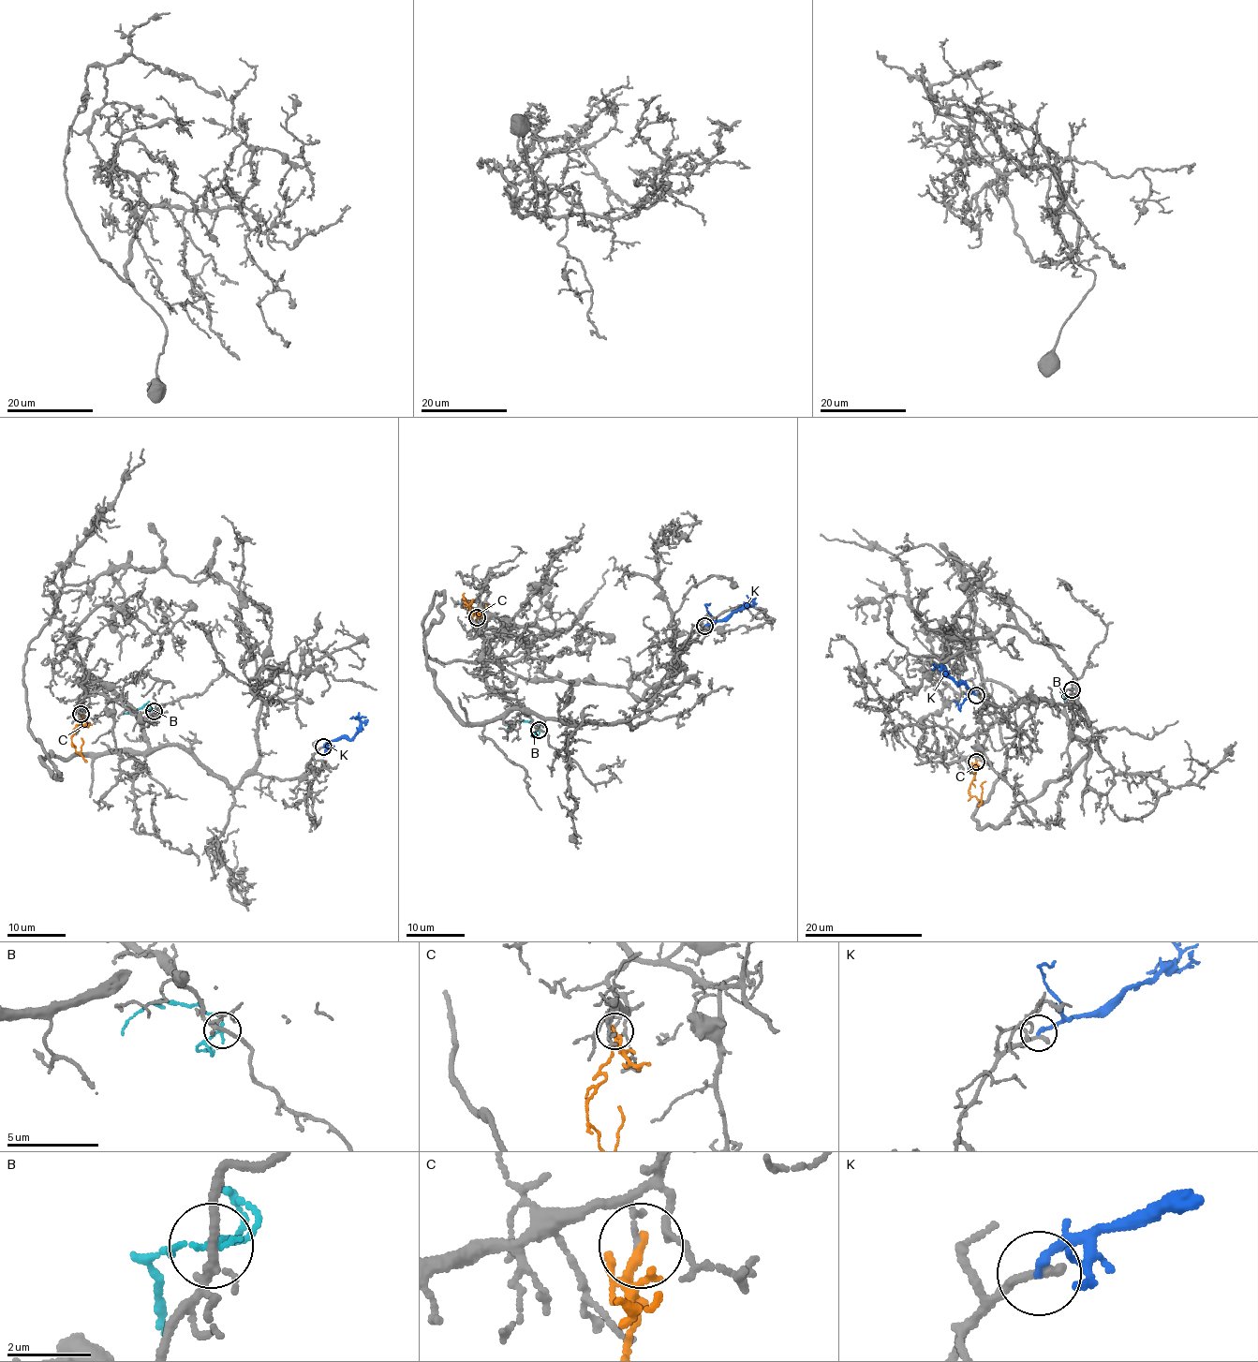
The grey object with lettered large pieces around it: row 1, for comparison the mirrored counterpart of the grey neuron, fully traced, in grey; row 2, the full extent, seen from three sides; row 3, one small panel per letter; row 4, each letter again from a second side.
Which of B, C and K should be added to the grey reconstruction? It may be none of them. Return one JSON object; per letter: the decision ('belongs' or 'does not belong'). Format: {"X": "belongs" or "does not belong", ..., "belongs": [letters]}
{"B": "does not belong", "C": "does not belong", "K": "does not belong", "belongs": []}

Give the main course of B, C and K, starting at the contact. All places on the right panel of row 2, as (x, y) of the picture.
B: (1072, 689), (1063, 692), (1066, 702), (1076, 703)
C: (976, 762), (969, 793), (980, 800), (981, 785), (985, 781)
K: (976, 695), (965, 682), (955, 682), (939, 666), (934, 665)

